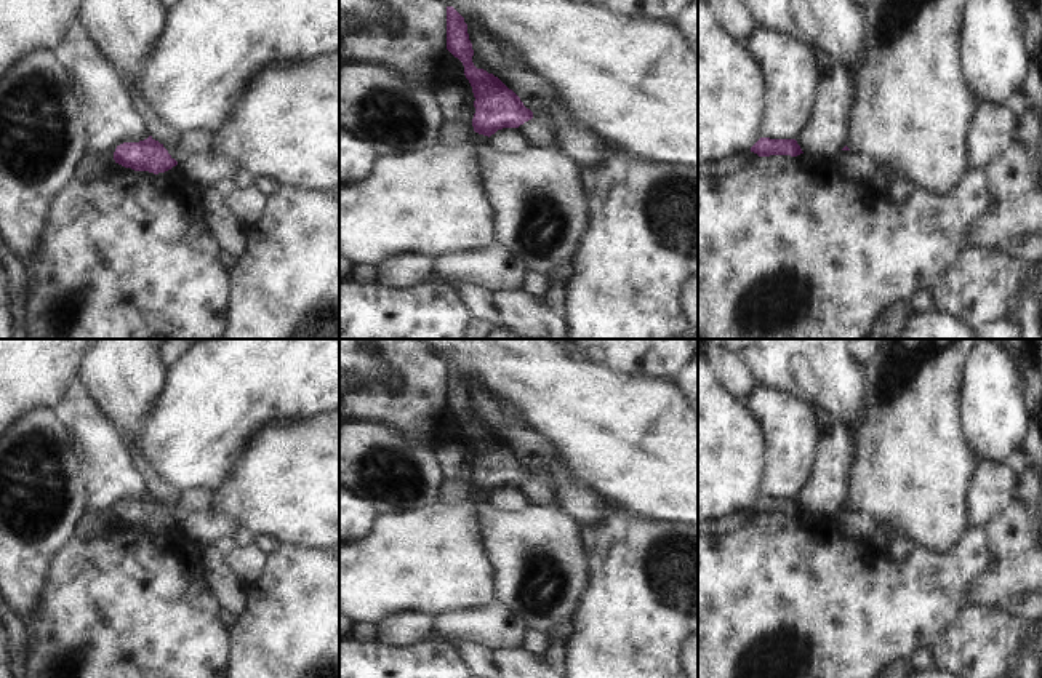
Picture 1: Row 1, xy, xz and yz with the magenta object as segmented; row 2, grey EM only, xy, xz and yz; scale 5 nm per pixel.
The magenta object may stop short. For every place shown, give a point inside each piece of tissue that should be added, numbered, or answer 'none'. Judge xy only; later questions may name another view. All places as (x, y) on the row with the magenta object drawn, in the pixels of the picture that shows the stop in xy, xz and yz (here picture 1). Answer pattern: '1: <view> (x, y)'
none

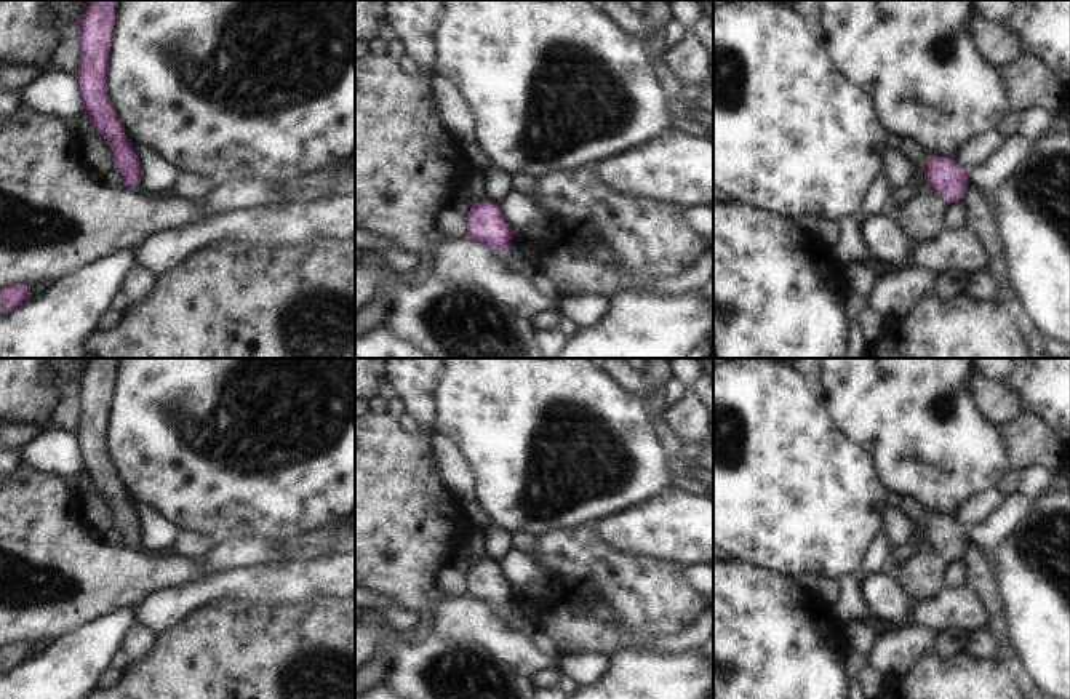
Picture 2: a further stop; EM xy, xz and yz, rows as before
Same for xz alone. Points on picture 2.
none

